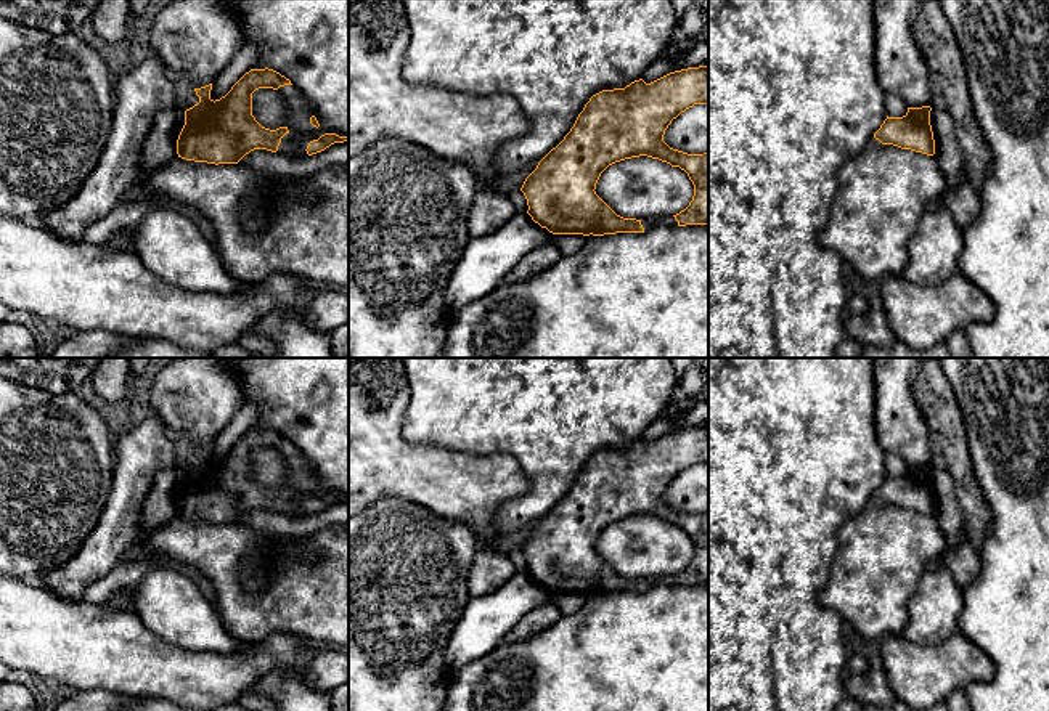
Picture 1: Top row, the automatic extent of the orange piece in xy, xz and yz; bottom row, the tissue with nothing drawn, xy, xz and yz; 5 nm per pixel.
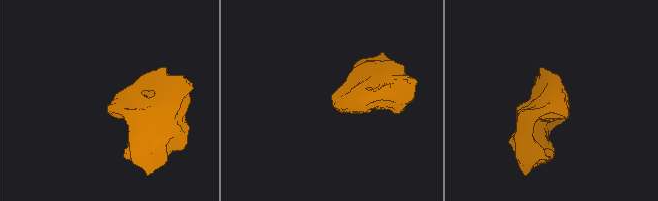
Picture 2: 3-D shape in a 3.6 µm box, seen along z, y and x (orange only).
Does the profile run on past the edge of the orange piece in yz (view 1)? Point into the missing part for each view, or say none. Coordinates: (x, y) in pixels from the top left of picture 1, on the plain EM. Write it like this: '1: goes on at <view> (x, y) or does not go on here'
1: does not go on here

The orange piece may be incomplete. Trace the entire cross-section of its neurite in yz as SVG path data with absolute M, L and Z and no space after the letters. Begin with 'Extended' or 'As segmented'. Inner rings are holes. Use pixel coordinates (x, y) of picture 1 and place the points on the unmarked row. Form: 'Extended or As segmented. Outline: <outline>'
As segmented. Outline: M930 465L908 467L903 477L888 477L874 498L882 504L893 504L927 515L935 514L935 499L930 485Z

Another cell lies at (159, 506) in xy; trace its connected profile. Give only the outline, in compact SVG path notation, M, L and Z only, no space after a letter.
M169 469L159 472L143 501L140 536L178 517L177 499L185 485L185 472Z

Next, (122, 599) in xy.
M133 587L132 589L120 589L111 594L108 603L117 608L132 608L133 602Z

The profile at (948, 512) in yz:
M932 469L930 485L935 499L933 517L945 534L946 552L949 552L967 539L965 518L948 469Z

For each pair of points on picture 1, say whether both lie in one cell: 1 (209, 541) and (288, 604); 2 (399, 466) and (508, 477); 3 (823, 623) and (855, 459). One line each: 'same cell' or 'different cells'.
1: same cell
2: same cell
3: same cell

